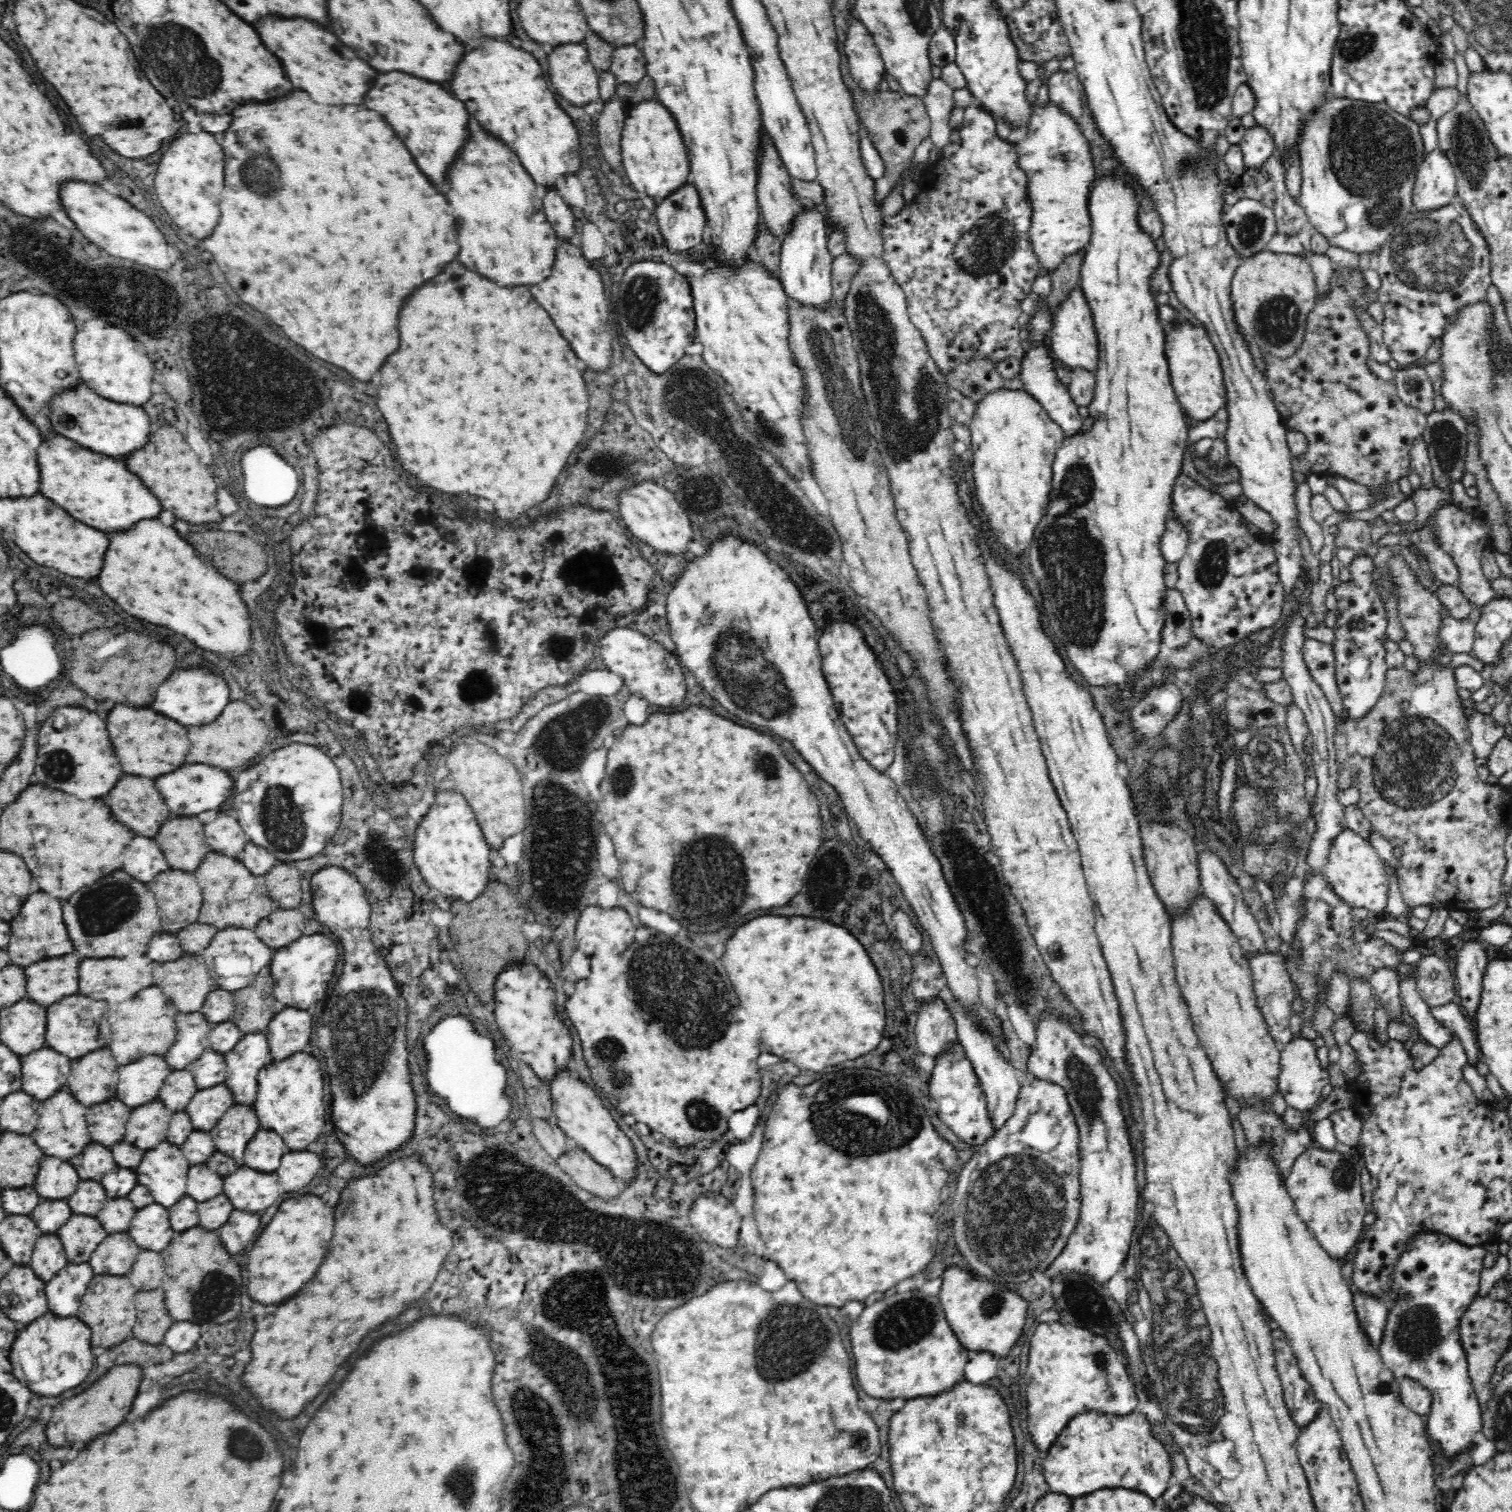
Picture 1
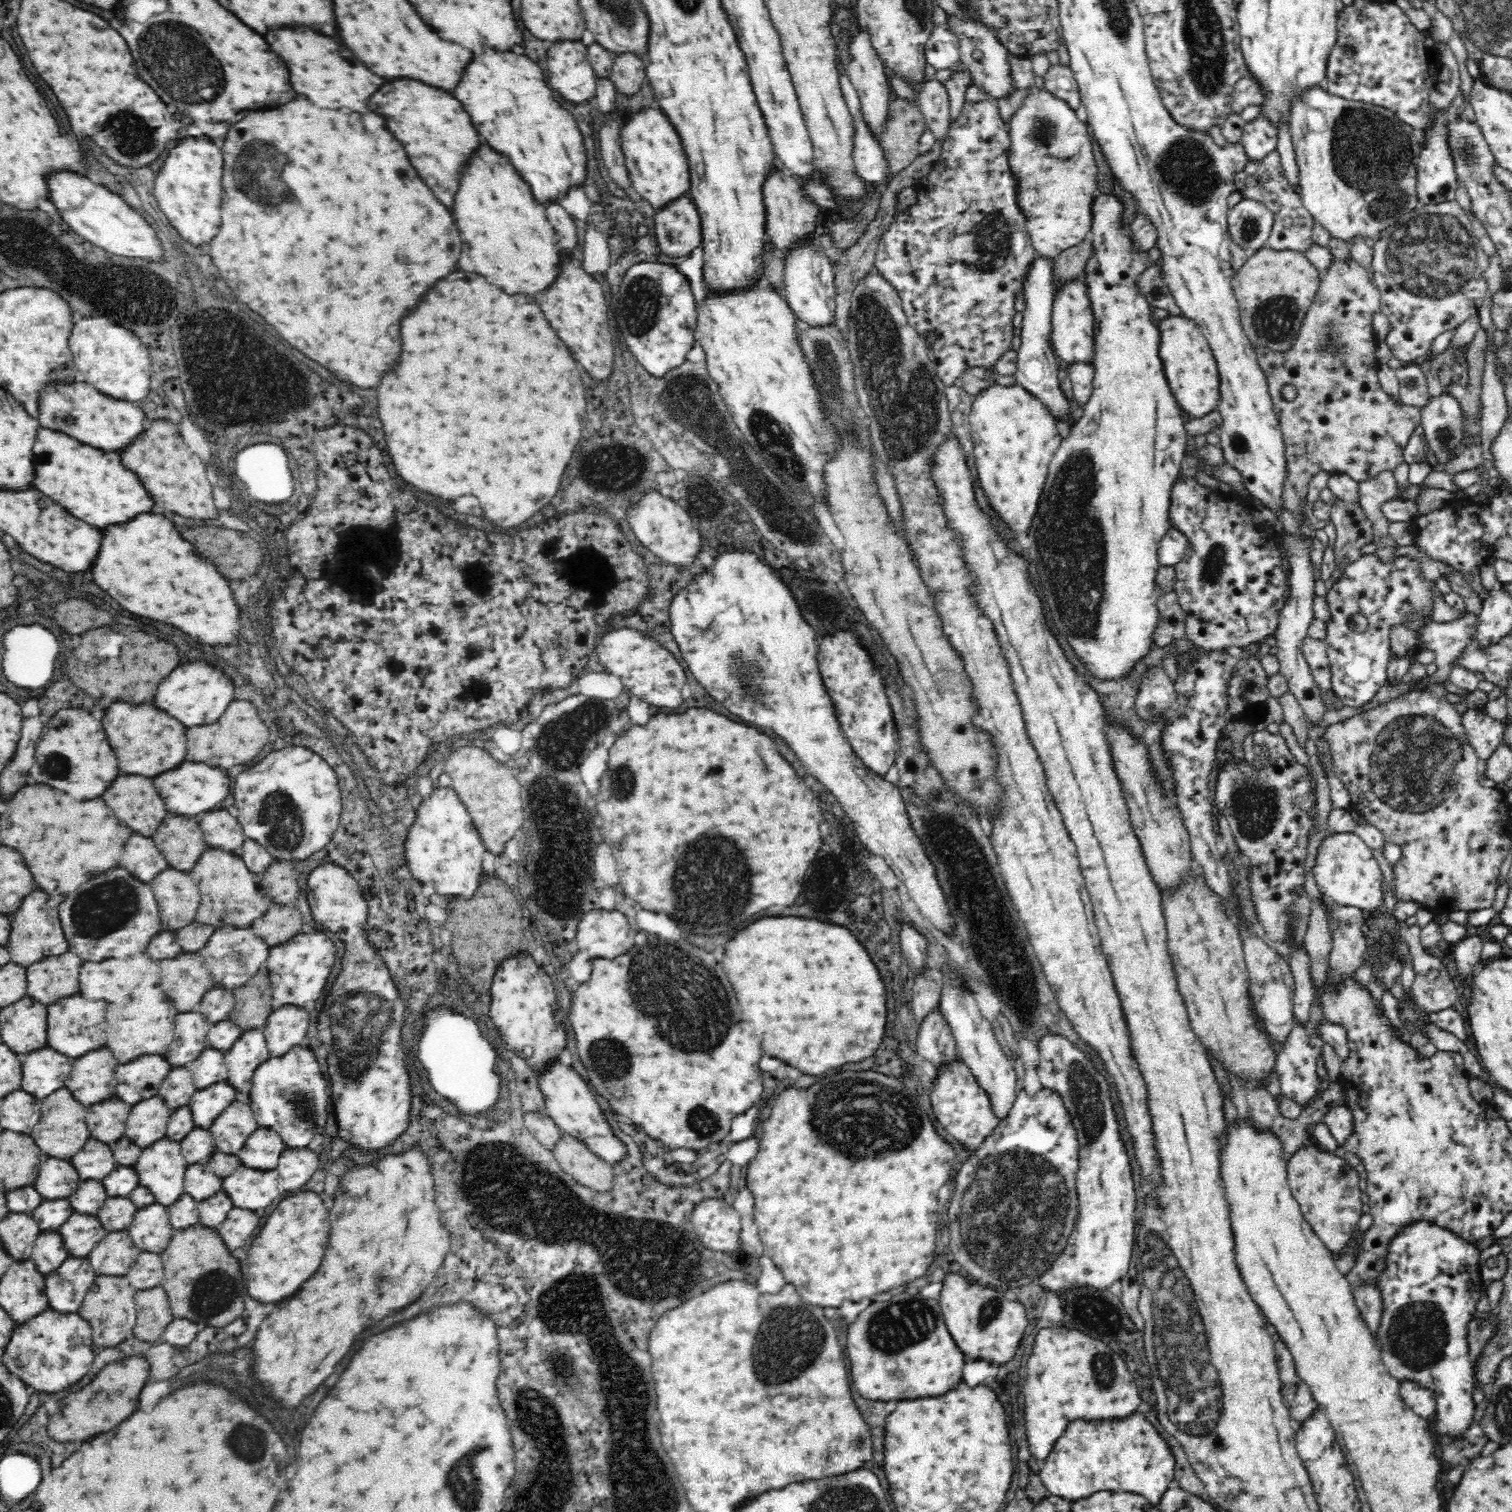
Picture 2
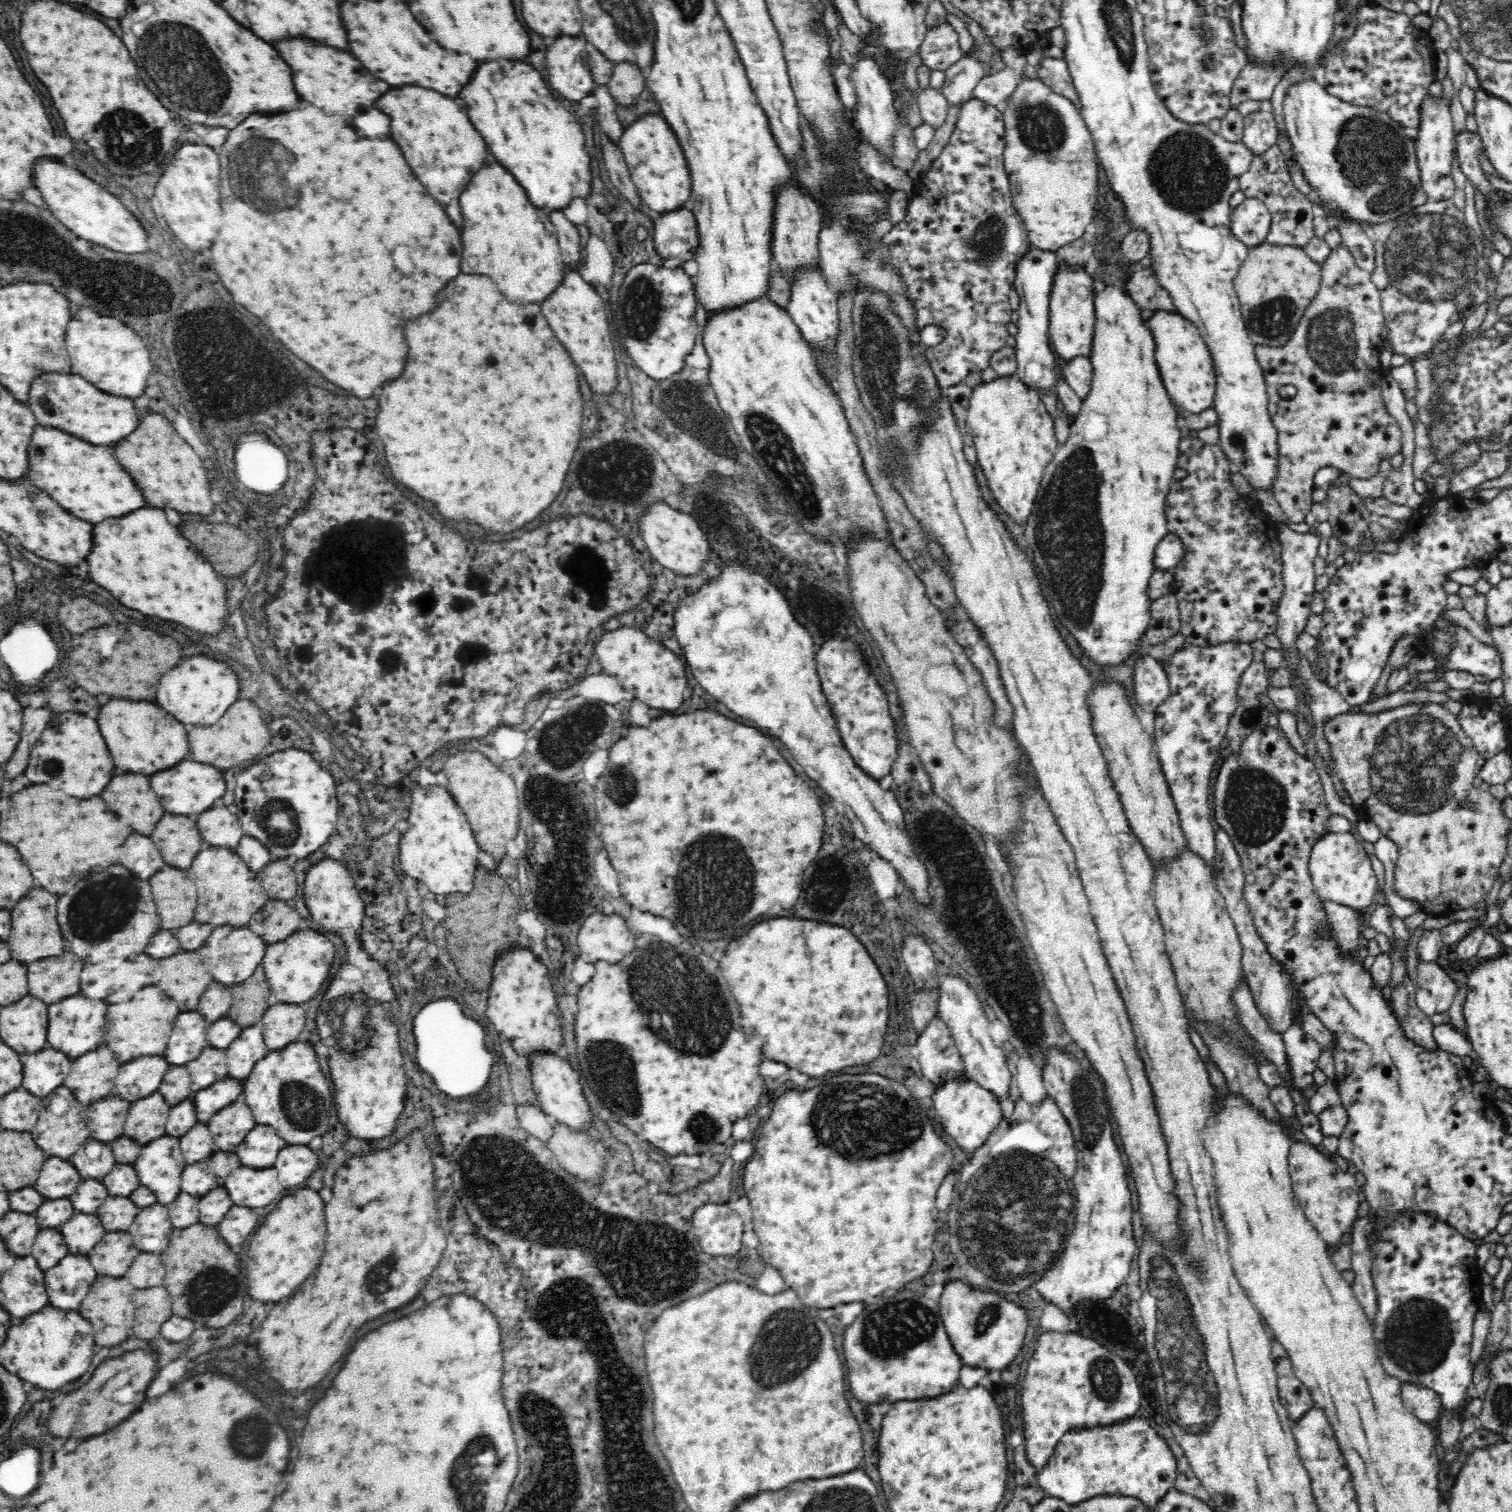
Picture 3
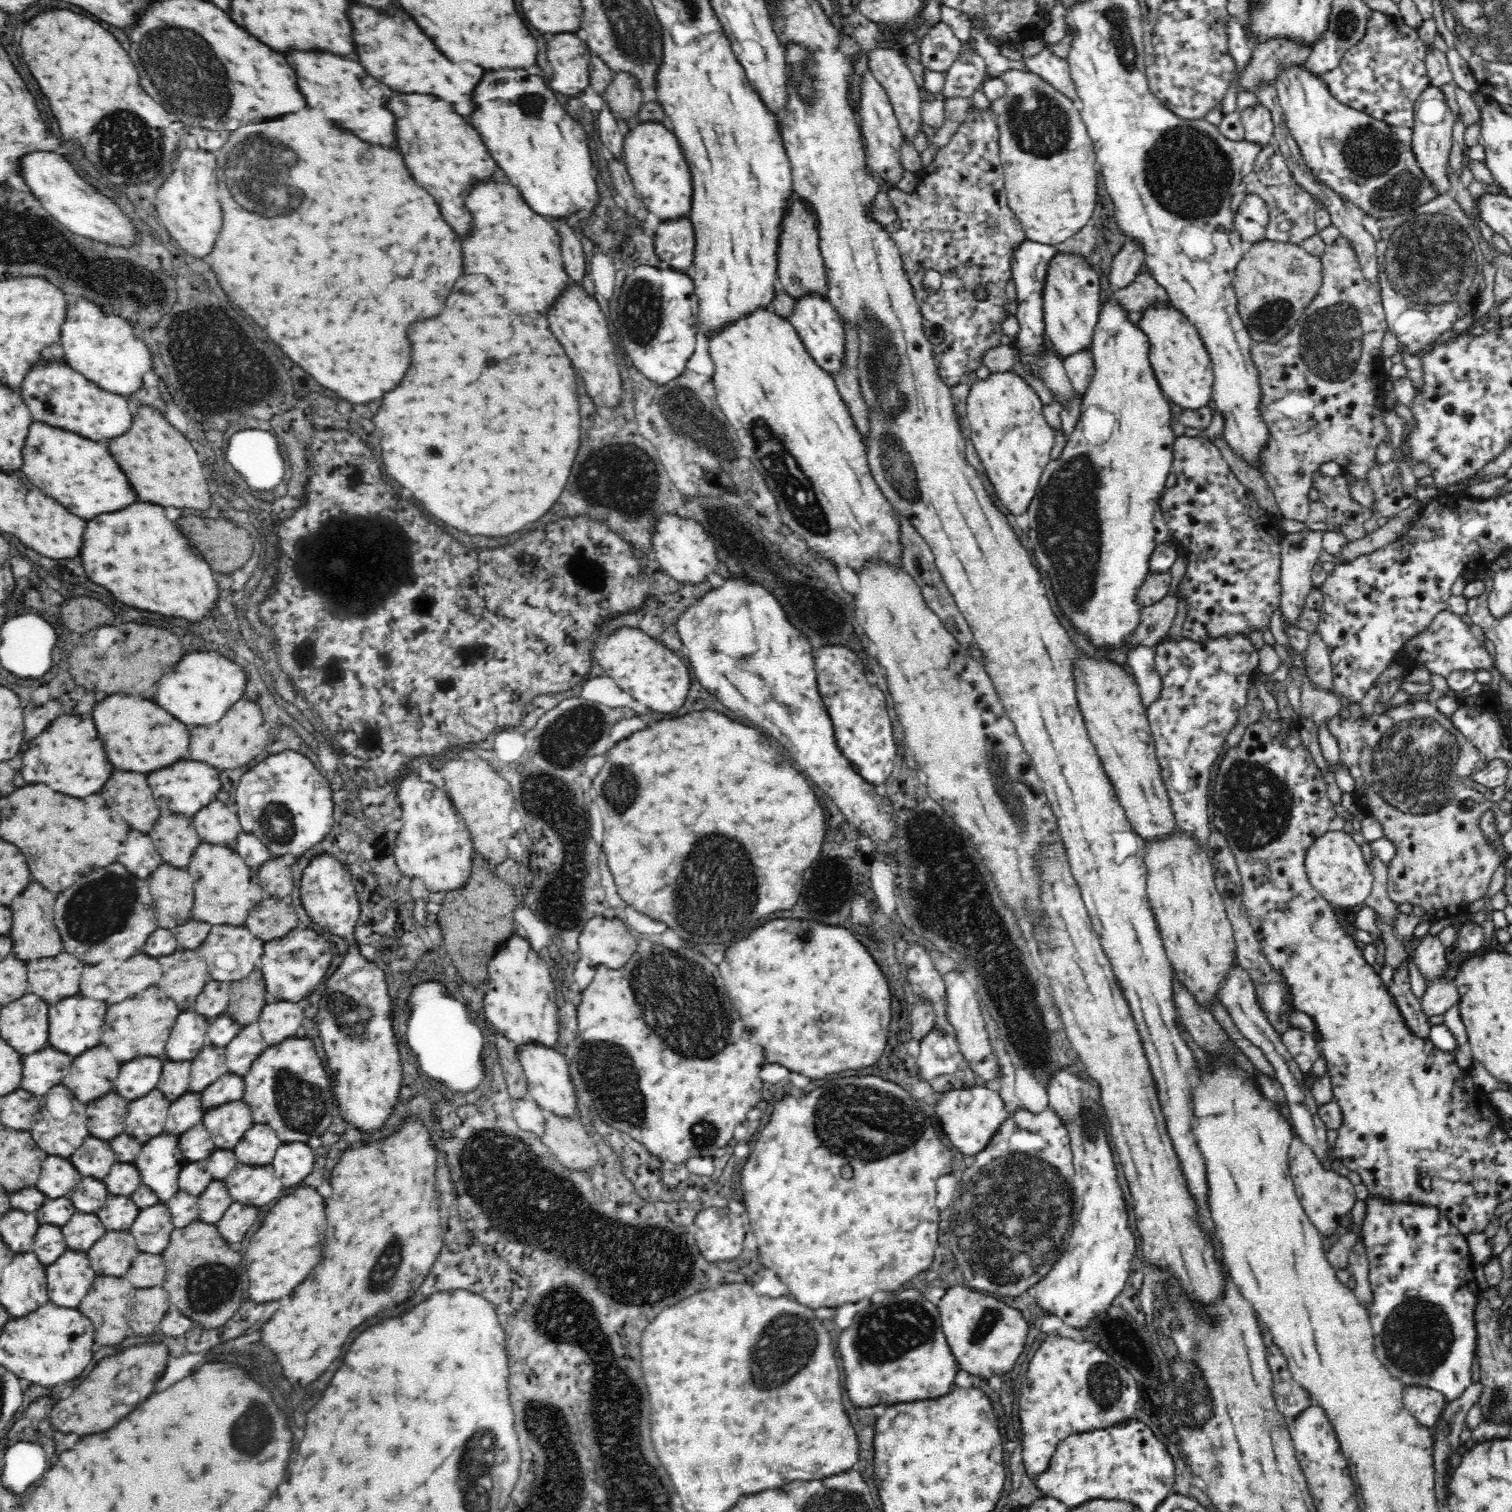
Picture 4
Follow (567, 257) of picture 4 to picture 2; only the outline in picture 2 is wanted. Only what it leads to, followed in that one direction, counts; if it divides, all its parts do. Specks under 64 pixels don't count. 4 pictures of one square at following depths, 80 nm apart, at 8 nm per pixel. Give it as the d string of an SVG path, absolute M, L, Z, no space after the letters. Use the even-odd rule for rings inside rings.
M559 200L544 202L545 213L548 221L552 224L561 244L563 252L572 252L577 244L575 219L568 213L566 208L560 204Z

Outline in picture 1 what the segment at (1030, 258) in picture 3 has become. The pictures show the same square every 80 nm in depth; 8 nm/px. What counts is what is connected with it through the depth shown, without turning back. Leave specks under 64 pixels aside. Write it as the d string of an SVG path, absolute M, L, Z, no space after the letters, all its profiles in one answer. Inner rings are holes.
M1034 297L1035 300L1041 302L1041 312L1036 317L1030 318L1030 325L1028 326L1029 338L1026 342L1032 342L1032 346L1029 350L1026 350L1021 362L1019 377L1022 380L1023 390L1030 393L1044 407L1049 417L1062 428L1066 438L1077 436L1083 432L1082 424L1085 424L1086 420L1080 416L1079 406L1074 402L1067 386L1059 381L1056 373L1054 373L1054 358L1050 355L1047 345L1047 335L1053 327L1053 318L1048 313L1048 307L1044 303L1045 298Z

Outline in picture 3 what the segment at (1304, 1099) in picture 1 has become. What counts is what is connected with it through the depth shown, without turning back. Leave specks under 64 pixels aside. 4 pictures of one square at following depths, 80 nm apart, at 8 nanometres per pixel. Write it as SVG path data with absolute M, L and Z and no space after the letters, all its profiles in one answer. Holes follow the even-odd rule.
M1292 1025L1286 1032L1281 1033L1285 1044L1287 1086L1300 1094L1310 1096L1318 1086L1314 1081L1314 1070L1318 1066L1323 1047L1313 1035L1304 1031L1299 1025Z

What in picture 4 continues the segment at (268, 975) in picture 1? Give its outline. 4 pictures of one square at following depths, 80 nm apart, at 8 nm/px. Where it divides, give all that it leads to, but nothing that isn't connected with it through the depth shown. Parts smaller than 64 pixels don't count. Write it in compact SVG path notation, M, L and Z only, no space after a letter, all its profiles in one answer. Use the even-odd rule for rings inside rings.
M260 968L253 970L252 974L248 976L248 980L230 982L226 1014L241 1027L250 1023L258 1023L259 1014L268 1003L266 1002L266 992Z

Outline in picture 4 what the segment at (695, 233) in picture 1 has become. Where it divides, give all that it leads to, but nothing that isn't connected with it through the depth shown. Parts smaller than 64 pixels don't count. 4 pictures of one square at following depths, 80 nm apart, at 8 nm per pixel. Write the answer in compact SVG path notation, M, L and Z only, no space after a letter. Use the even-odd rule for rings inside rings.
M684 215L675 219L661 221L653 236L653 246L661 260L668 262L669 268L686 271L693 262L696 246L694 225L690 216Z

